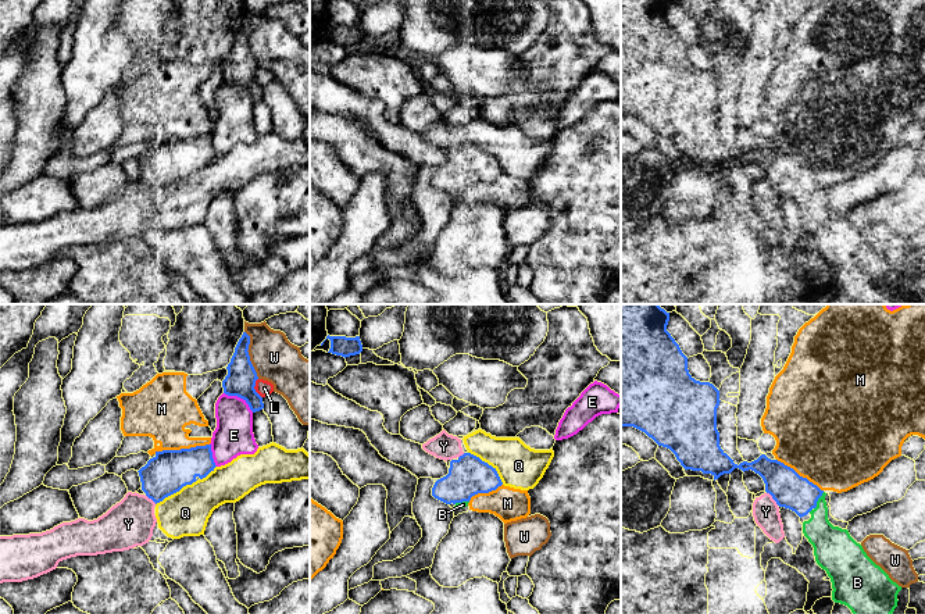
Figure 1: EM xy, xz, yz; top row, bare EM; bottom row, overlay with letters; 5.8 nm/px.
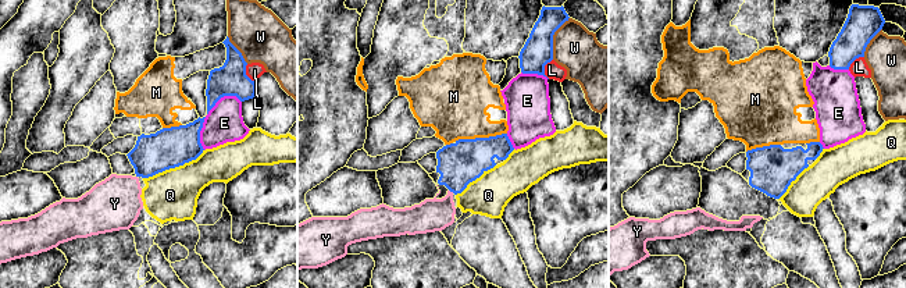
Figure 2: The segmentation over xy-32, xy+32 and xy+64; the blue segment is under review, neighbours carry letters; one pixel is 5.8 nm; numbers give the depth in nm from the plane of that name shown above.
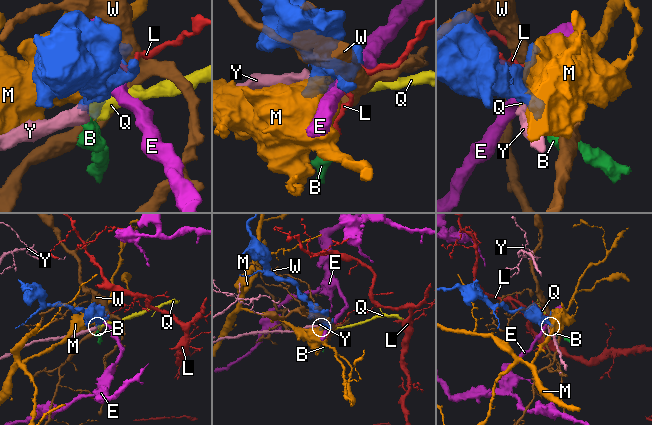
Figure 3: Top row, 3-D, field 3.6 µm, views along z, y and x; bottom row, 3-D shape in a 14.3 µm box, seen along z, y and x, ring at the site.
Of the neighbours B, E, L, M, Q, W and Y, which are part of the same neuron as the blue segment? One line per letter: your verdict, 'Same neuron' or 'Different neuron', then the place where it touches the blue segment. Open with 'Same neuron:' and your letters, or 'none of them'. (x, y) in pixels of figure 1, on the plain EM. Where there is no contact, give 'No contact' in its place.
Same neuron: B
B: Same neuron. Touches blue at yz (817, 189)
E: Different neuron. Touches blue at xy (239, 85)
L: Different neuron. Touches blue at xy (253, 77)
M: Different neuron. Touches blue at xy (181, 138)
Q: Different neuron. Touches blue at xz (488, 153)
W: Different neuron. Touches blue at xy (247, 43)
Y: Different neuron. Touches blue at yz (772, 186)

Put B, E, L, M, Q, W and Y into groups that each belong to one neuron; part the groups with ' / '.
B / E / L / M / Q Y / W

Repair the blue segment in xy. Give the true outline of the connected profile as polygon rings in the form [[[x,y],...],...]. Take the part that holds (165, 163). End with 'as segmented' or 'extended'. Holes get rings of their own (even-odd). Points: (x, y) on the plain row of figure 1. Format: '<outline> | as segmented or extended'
[[[211,133],[156,140],[138,161],[142,179],[156,193],[183,175],[206,167],[215,157]]] | as segmented

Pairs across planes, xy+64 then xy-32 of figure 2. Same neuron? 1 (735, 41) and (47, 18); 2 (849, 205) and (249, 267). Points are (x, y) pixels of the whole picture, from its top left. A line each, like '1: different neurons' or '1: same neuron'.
1: different neurons
2: different neurons

